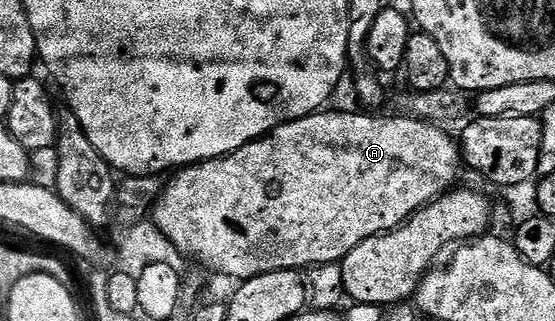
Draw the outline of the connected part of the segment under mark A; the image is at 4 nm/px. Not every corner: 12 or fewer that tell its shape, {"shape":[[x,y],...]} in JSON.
{"shape":[[319,111],[165,182],[247,281],[341,262],[455,188],[445,128]]}

